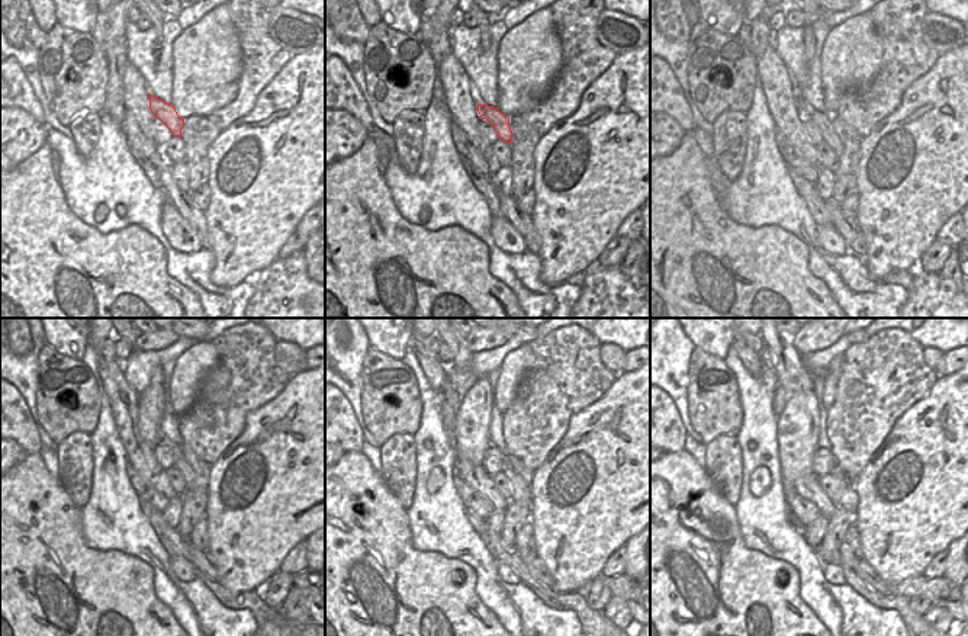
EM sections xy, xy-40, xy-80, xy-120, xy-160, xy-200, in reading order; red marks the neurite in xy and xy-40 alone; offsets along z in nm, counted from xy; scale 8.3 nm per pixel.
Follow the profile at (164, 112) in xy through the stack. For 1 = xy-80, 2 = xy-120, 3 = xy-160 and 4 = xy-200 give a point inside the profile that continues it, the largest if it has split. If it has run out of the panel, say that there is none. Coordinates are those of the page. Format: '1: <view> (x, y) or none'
1: xy-80 (823, 121)
2: xy-120 (186, 471)
3: xy-160 (521, 491)
4: xy-200 (849, 500)

